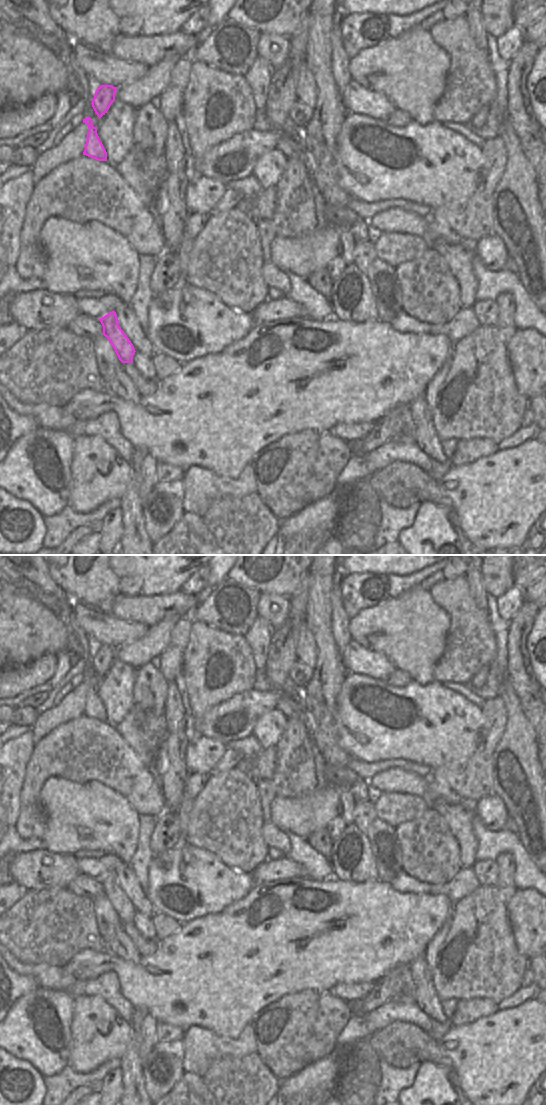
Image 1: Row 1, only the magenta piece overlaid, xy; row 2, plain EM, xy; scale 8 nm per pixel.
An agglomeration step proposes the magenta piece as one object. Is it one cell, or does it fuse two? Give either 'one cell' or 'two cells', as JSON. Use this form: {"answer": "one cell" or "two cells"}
{"answer": "two cells"}

